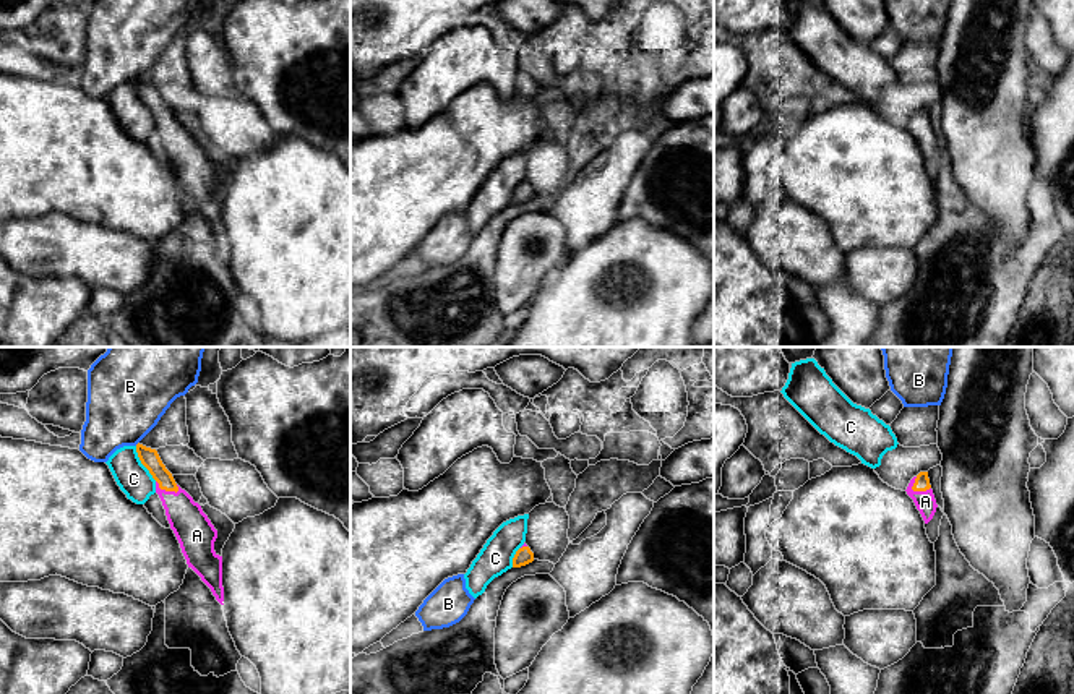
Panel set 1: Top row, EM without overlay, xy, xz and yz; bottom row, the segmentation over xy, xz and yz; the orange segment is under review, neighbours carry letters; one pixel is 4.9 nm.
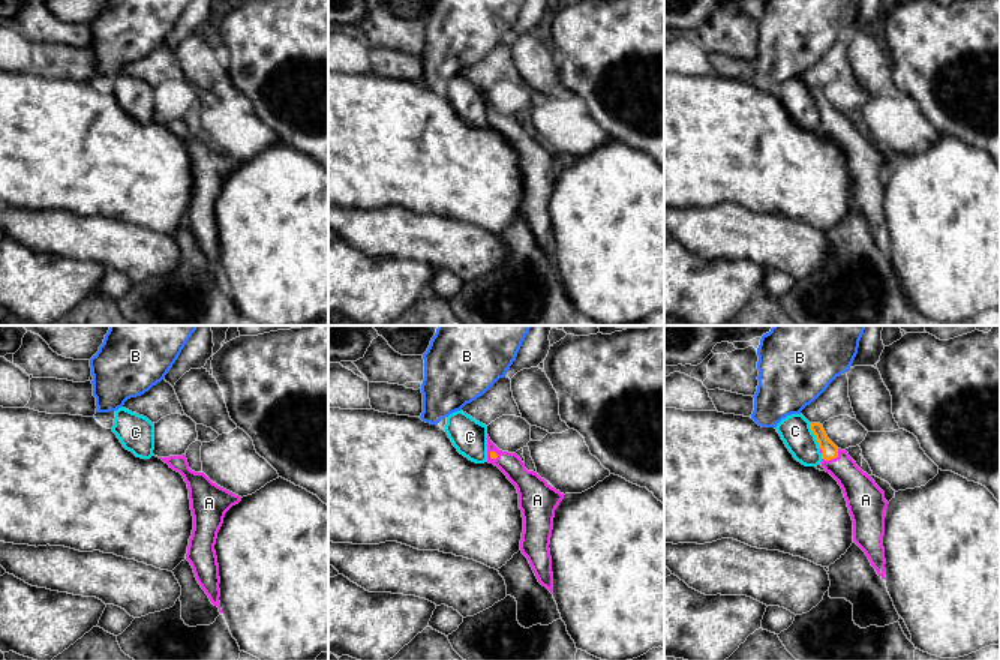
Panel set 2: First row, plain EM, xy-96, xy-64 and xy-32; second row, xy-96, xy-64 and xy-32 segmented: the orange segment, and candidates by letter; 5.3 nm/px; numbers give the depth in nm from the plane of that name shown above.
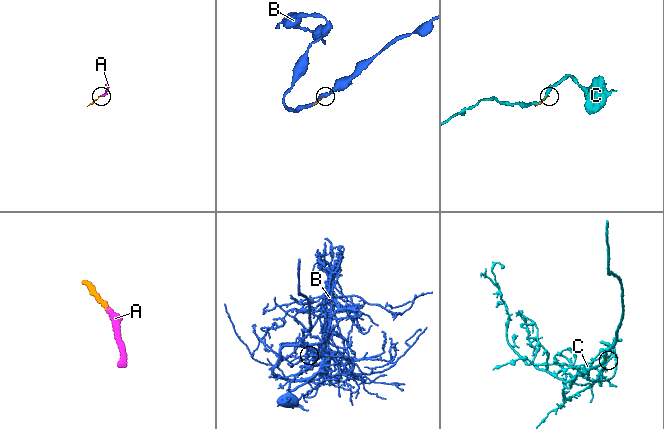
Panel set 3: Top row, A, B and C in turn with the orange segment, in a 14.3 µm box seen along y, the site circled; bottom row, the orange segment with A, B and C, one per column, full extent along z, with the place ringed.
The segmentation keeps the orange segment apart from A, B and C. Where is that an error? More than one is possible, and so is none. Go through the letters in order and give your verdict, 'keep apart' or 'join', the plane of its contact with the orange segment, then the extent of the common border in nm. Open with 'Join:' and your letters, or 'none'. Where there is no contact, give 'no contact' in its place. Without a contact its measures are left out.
Join: A
A: join; contact in xy; length 130 nm
B: keep apart; no contact
C: keep apart; contact in xy; length 200 nm

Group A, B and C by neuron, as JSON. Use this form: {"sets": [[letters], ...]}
{"sets": [["A"], ["B"], ["C"]]}

